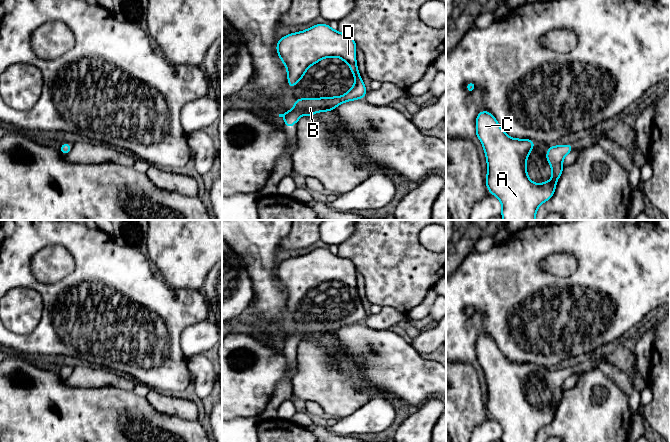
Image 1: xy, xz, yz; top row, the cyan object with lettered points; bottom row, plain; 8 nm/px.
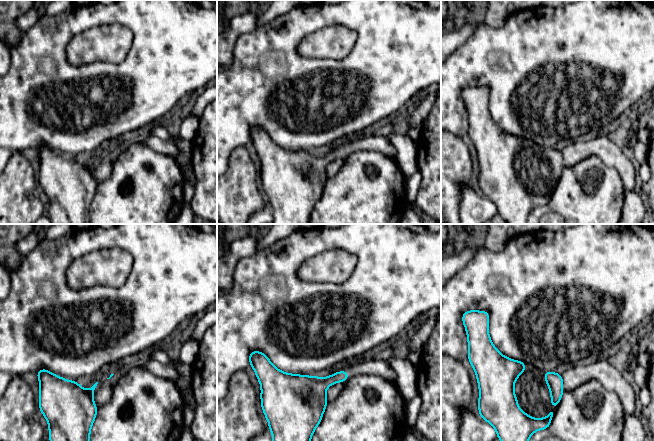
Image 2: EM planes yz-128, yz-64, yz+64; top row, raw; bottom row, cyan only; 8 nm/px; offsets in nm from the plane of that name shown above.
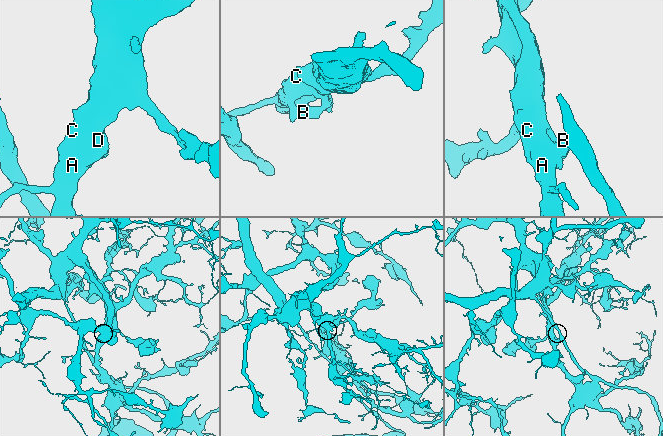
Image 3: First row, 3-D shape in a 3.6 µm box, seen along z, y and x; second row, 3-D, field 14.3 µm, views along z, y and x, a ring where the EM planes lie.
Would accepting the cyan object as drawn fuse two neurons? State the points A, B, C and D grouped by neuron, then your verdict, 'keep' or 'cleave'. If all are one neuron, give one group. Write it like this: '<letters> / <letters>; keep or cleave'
A B C D; keep

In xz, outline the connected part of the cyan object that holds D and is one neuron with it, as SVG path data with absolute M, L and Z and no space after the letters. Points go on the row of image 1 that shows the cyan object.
M317 24L307 30L282 37L278 40L276 50L287 68L290 89L300 82L311 65L322 58L341 58L349 65L355 79L355 84L345 95L295 100L292 110L279 114L279 117L284 118L287 128L298 122L302 114L313 116L315 112L333 111L344 102L365 97L367 90L356 64L356 43L348 34L341 34L327 24Z

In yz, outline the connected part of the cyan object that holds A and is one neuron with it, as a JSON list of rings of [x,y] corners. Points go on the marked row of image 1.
[[[488,111],[477,115],[476,136],[487,159],[485,182],[489,192],[501,202],[503,220],[535,220],[538,207],[552,198],[563,171],[563,159],[574,150],[573,146],[550,146],[546,158],[552,168],[552,179],[537,184],[529,179],[526,168],[533,140],[509,137]]]

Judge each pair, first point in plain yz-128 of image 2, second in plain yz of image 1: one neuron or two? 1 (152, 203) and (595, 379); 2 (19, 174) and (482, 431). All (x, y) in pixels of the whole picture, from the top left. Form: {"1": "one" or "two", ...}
{"1": "one", "2": "two"}

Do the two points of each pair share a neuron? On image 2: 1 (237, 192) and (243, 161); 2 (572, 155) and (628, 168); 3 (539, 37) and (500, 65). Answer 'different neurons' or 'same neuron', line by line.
1: same neuron
2: same neuron
3: same neuron

